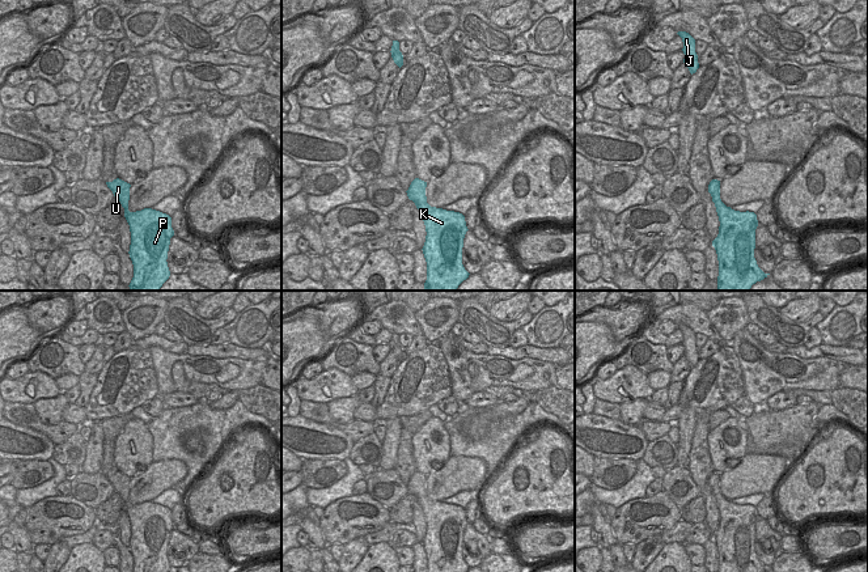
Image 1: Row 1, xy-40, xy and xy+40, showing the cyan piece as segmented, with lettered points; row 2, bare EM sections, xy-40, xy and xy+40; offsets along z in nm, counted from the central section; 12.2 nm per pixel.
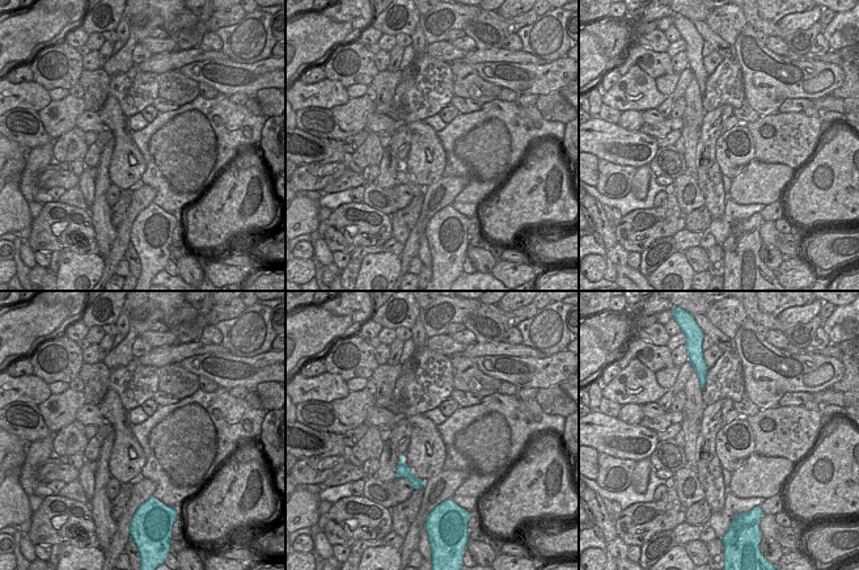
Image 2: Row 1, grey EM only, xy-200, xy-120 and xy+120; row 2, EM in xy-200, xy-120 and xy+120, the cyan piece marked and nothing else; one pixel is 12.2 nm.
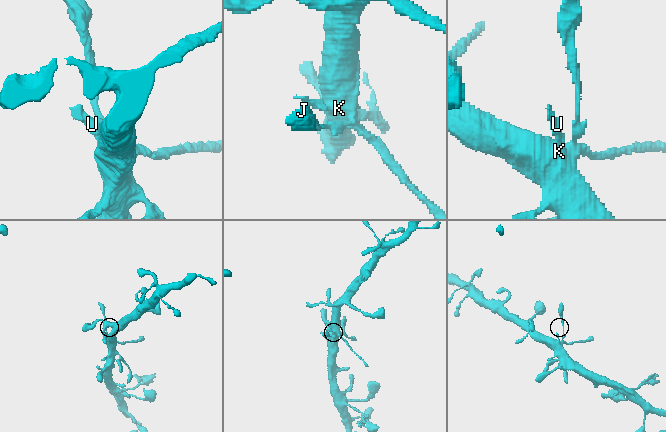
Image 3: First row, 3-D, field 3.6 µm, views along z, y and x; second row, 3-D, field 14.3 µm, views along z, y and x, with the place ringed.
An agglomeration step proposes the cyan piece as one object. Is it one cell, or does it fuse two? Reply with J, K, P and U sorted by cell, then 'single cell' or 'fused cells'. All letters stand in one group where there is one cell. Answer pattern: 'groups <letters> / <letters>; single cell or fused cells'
groups J K P U; single cell

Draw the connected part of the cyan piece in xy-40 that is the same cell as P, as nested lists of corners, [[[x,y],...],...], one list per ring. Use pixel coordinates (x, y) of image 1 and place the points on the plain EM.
[[[117,471],[106,475],[117,493],[124,501],[124,510],[130,518],[130,551],[134,558],[132,572],[169,572],[168,545],[174,529],[172,510],[152,501],[130,505],[131,478]]]

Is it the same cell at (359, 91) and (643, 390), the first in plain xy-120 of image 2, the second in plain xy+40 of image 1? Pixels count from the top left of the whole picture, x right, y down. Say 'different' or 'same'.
different

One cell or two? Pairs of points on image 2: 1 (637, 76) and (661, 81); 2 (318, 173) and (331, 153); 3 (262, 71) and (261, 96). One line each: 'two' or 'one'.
1: two
2: two
3: two

